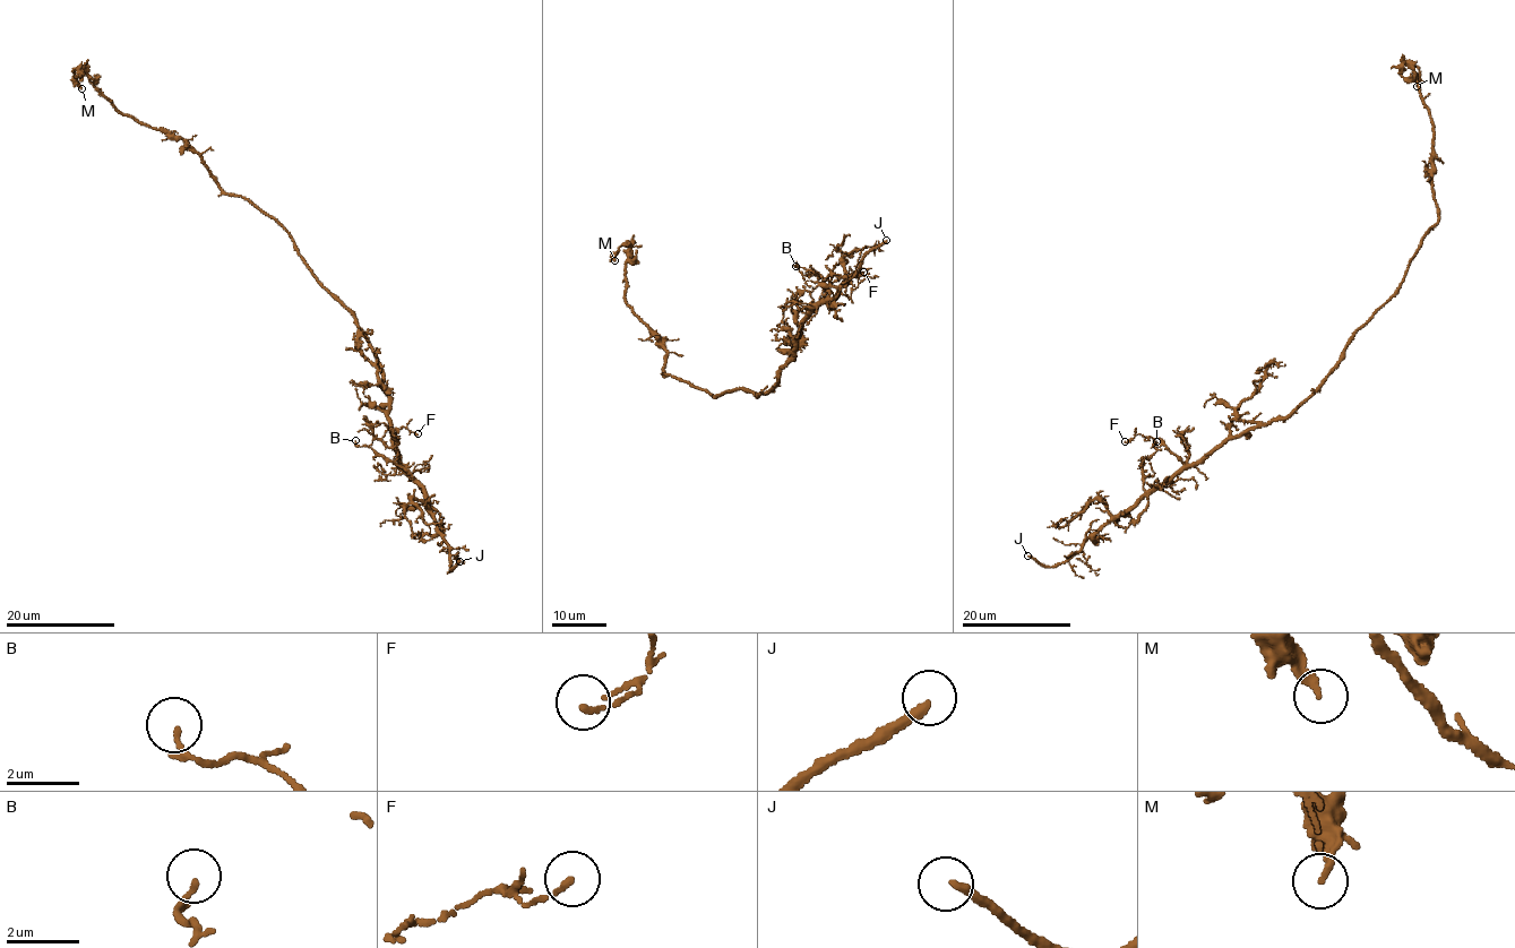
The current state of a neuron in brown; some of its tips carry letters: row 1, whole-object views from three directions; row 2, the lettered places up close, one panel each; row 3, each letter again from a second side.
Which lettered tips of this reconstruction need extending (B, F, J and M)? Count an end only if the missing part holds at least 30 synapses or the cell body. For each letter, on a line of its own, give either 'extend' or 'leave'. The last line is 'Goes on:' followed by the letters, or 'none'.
B: leave
F: leave
J: extend
M: leave
Goes on: J

